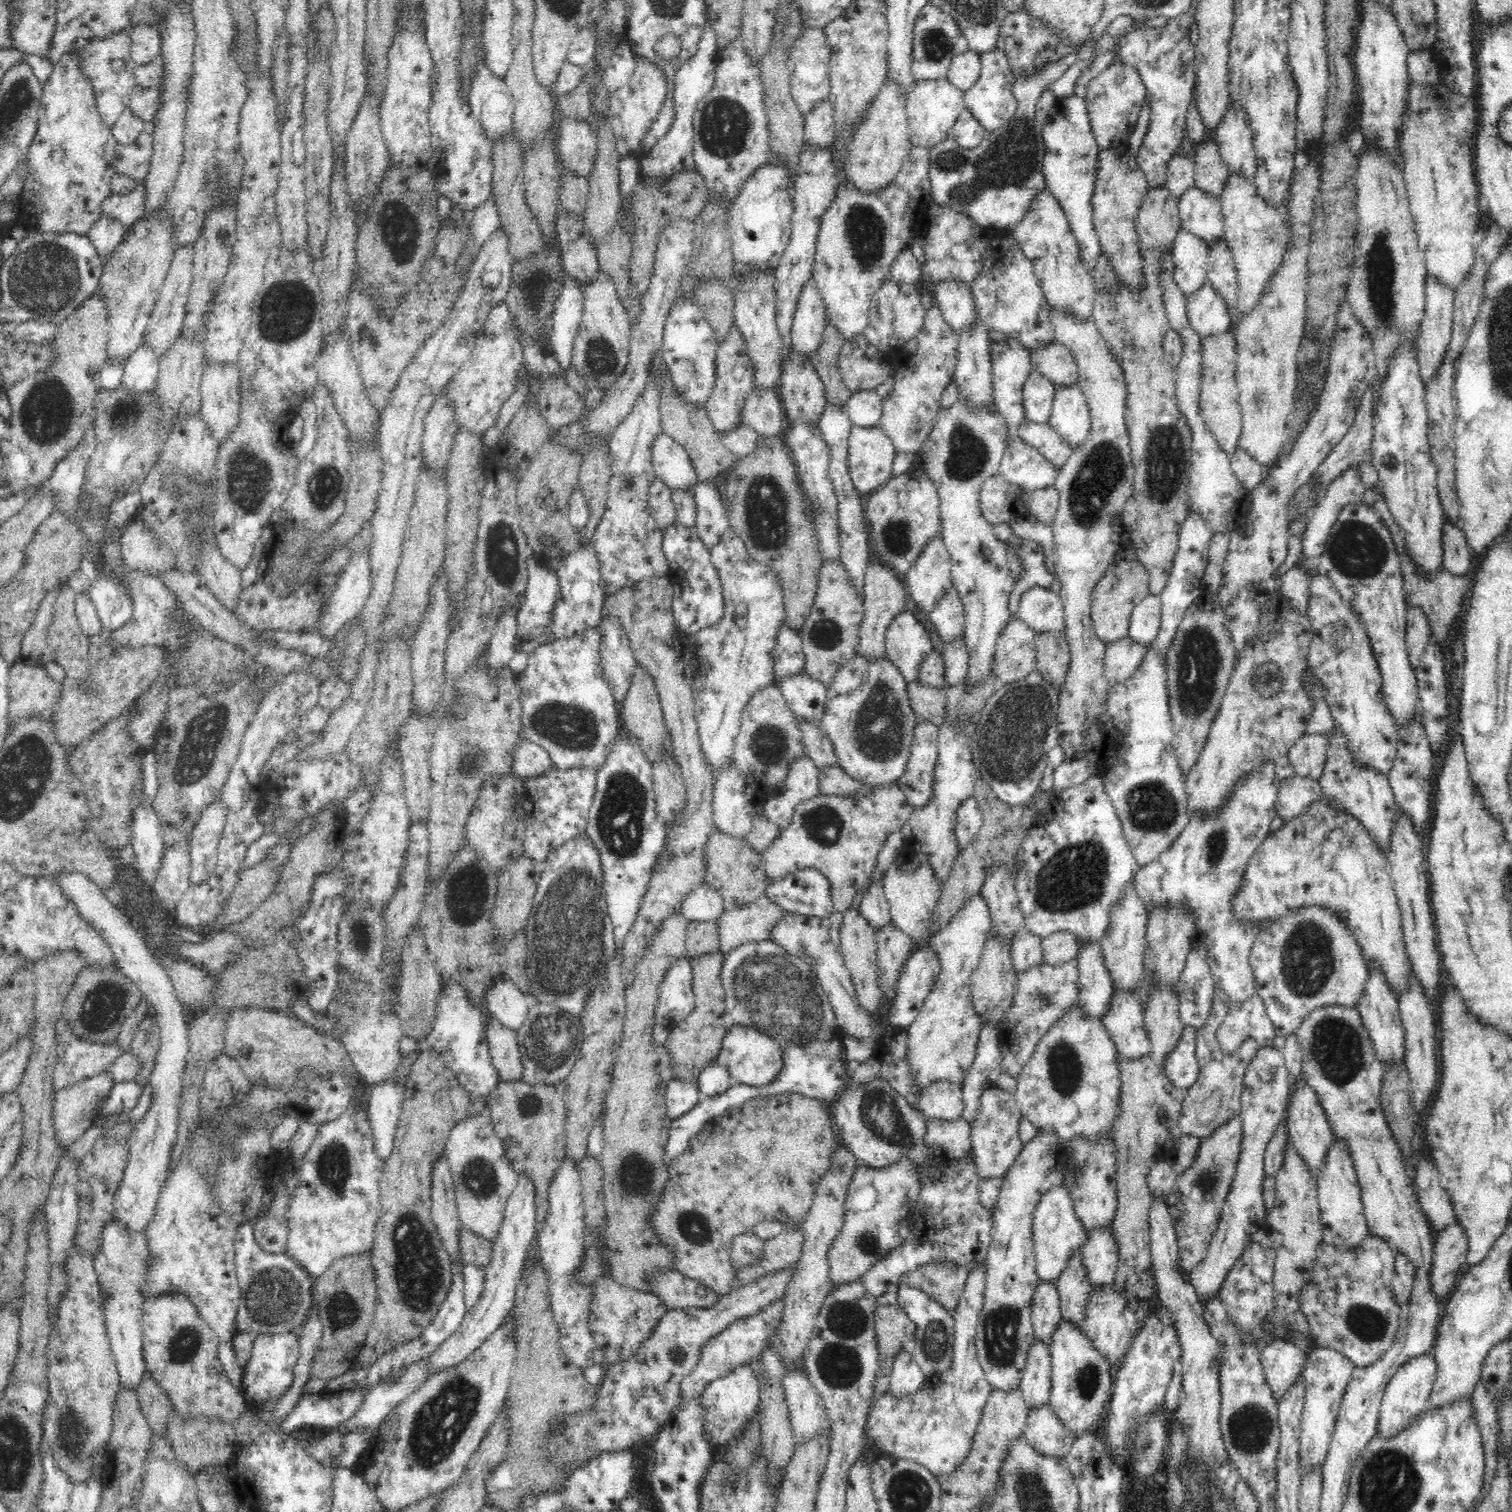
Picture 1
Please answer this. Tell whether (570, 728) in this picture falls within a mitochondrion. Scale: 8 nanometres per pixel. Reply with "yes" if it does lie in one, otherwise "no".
yes

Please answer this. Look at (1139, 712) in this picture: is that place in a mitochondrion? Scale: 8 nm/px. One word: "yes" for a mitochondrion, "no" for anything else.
no

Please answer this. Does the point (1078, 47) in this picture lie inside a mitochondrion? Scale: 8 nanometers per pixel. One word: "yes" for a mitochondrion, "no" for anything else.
no

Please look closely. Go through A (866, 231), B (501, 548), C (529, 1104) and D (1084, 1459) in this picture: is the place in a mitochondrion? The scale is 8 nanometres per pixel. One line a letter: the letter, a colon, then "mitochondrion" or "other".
A: mitochondrion
B: mitochondrion
C: mitochondrion
D: other

